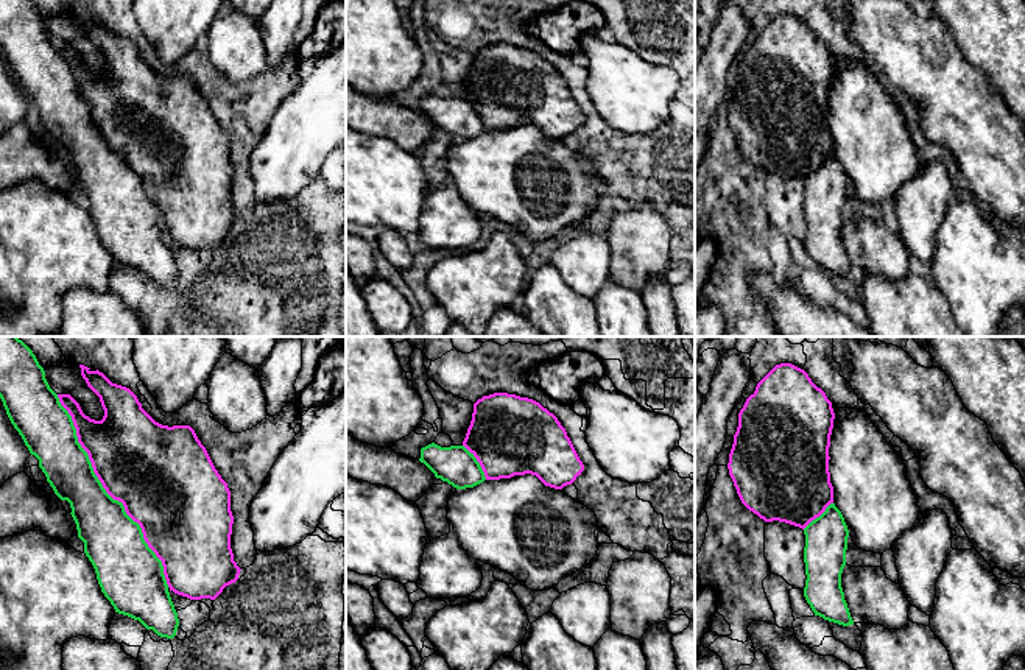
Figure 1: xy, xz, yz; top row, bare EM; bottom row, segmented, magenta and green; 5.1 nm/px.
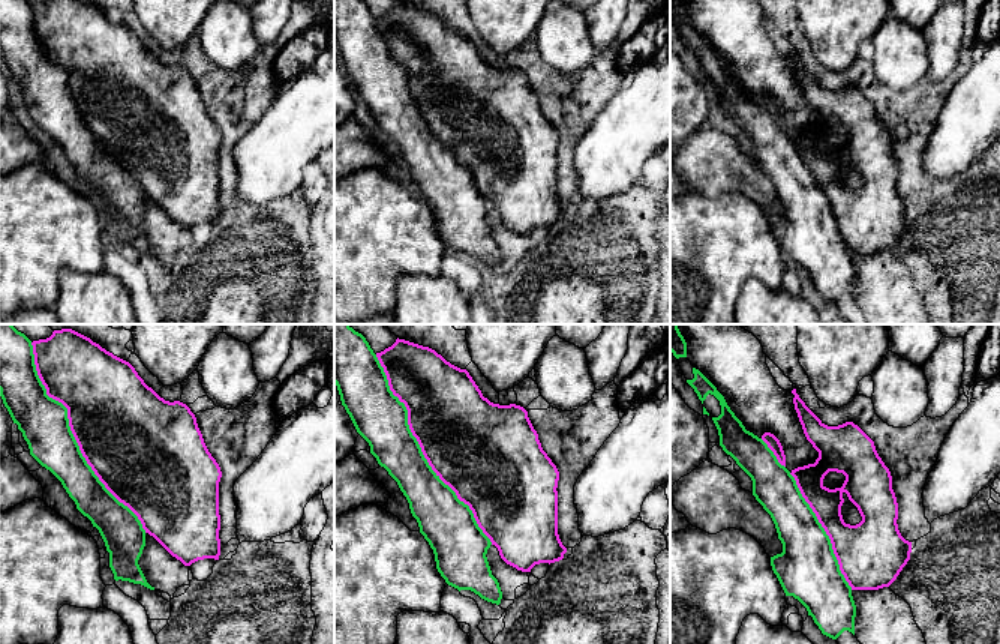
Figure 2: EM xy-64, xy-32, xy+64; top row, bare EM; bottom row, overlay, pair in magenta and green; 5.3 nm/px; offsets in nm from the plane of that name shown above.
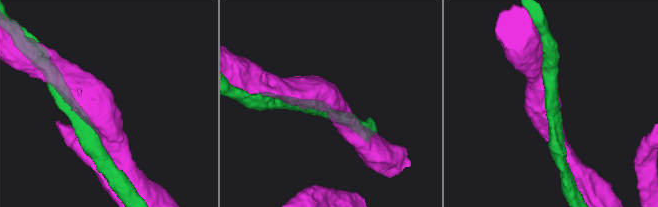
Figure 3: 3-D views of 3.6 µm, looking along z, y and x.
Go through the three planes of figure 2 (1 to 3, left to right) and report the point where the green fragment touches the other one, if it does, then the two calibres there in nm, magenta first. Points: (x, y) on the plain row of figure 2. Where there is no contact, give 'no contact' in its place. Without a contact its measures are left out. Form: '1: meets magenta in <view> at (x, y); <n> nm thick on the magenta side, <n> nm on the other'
1: meets magenta in xy-64 at (74, 99); 500 nm thick on the magenta side, 260 nm on the other
2: meets magenta in xy-32 at (422, 114); 480 nm thick on the magenta side, 260 nm on the other
3: meets magenta in xy+64 at (825, 194); 320 nm thick on the magenta side, 320 nm on the other

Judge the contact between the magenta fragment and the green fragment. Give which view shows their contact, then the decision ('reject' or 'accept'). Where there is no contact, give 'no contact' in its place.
xy | accept

